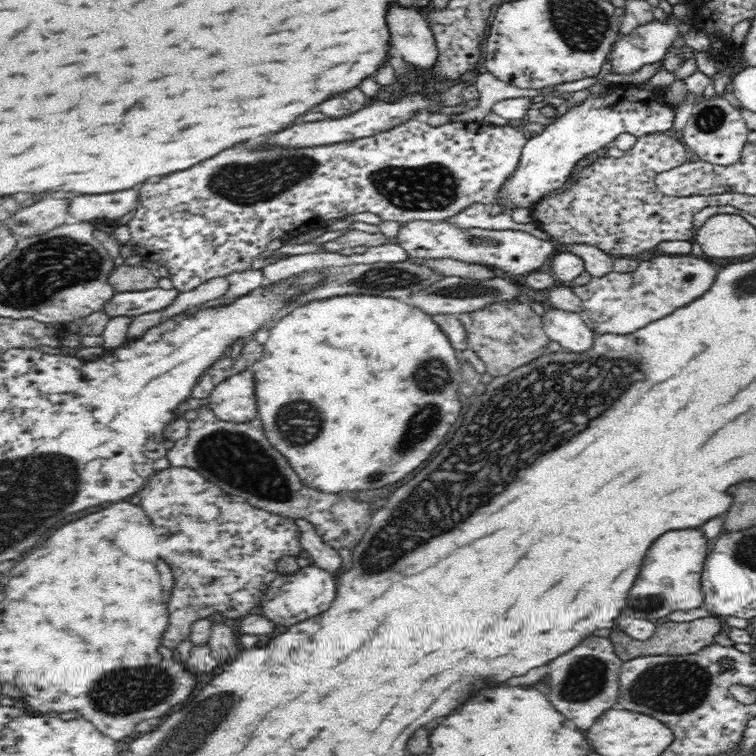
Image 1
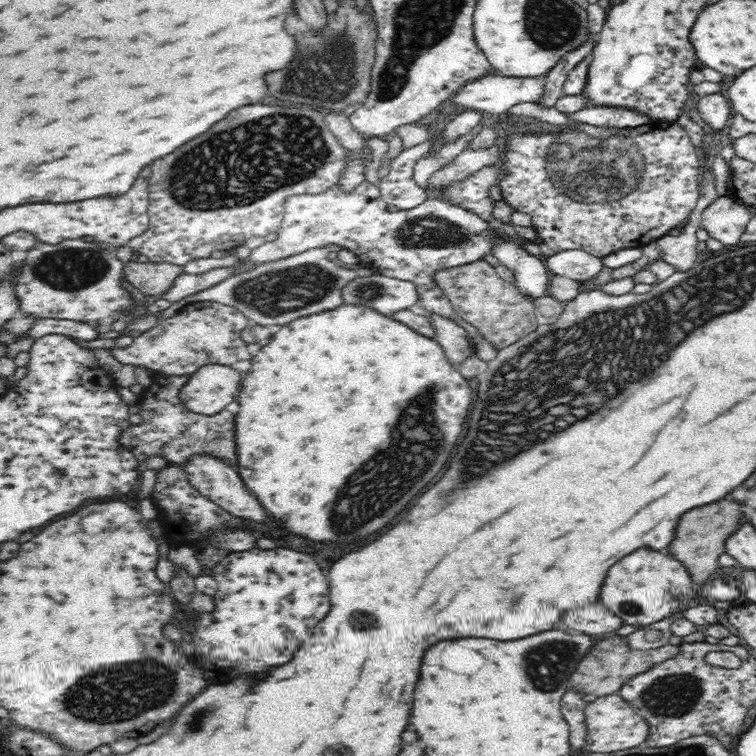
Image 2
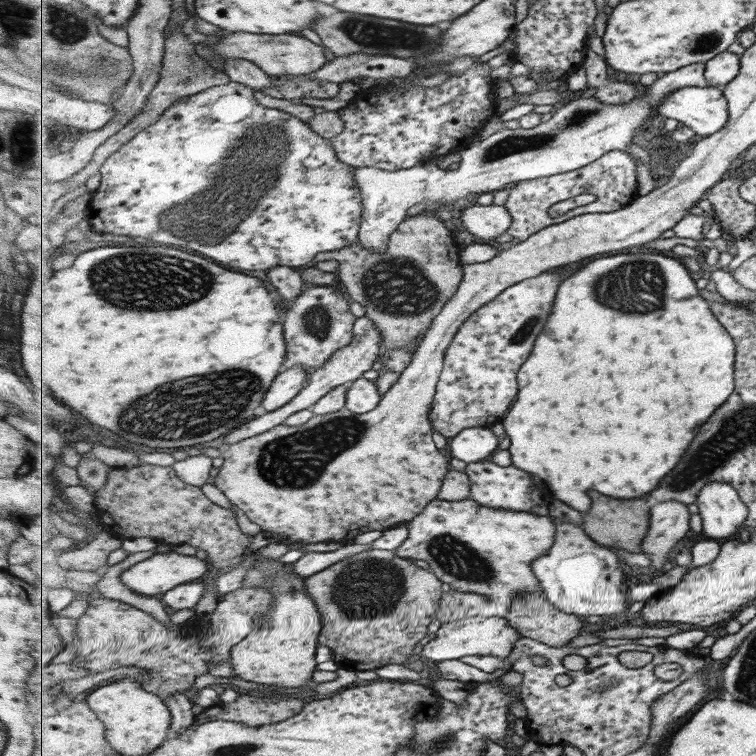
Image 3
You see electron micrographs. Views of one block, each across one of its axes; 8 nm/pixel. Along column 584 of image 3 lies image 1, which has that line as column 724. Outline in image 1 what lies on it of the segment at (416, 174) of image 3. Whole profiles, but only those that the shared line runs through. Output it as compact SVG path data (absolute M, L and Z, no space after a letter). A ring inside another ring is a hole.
M715 96L697 100L694 103L691 116L679 139L696 156L699 156L700 160L716 166L732 166L740 160L749 132L740 110L727 99Z

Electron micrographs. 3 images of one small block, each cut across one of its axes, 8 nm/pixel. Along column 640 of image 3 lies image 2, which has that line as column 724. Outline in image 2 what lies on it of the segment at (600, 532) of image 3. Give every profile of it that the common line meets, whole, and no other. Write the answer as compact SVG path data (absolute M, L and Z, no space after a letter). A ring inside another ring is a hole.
M720 500L710 506L702 506L698 510L692 510L690 516L682 516L682 522L678 524L676 540L670 544L670 552L690 571L693 582L698 588L704 588L710 574L716 572L719 567L717 560L726 553L728 538L744 524L748 522L749 509L740 502Z

